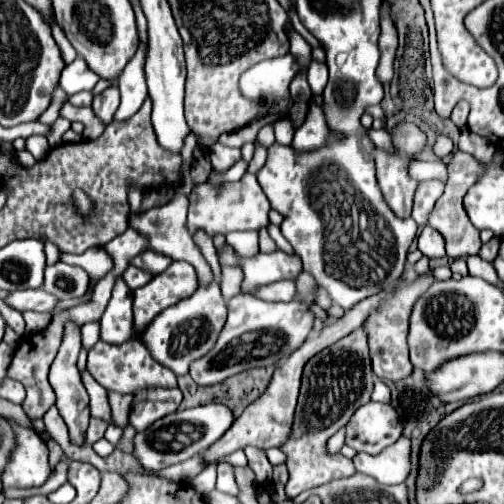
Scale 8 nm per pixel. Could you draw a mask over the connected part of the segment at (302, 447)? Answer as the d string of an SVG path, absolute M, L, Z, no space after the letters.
M359 328L349 336L341 338L337 344L313 356L303 370L301 394L291 426L289 438L279 446L279 450L287 456L287 498L295 498L297 494L311 490L319 484L327 484L327 480L337 480L343 476L355 474L355 466L343 454L329 454L327 440L343 428L353 412L371 400L373 392L373 370L367 348L365 332Z

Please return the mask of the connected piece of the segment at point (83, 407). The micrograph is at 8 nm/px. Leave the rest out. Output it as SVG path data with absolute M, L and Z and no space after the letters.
M67 324L67 334L61 342L59 354L51 366L49 372L49 382L57 394L57 408L61 418L65 420L67 428L69 428L69 438L73 444L83 446L85 444L85 432L87 432L87 424L89 424L89 394L81 382L81 374L77 370L77 356L81 350L81 332L79 328L75 328L75 324Z

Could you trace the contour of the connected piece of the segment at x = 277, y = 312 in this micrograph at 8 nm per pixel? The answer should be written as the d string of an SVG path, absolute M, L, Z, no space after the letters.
M301 272L295 280L295 288L297 294L291 302L265 302L247 294L237 294L235 298L231 298L227 302L229 320L215 348L207 356L203 356L203 360L191 364L191 378L195 382L205 382L205 386L213 386L243 370L271 364L279 366L283 360L287 360L307 340L313 328L315 314L311 312L311 306L315 304L319 286L309 272Z

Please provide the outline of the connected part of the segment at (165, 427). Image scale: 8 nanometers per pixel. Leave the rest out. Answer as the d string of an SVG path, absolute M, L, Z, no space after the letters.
M205 404L191 410L177 410L155 424L151 424L145 432L139 432L135 436L135 450L133 454L139 458L139 462L149 470L161 470L171 464L183 462L203 450L207 450L213 442L217 442L235 422L235 416L231 408L225 404Z

